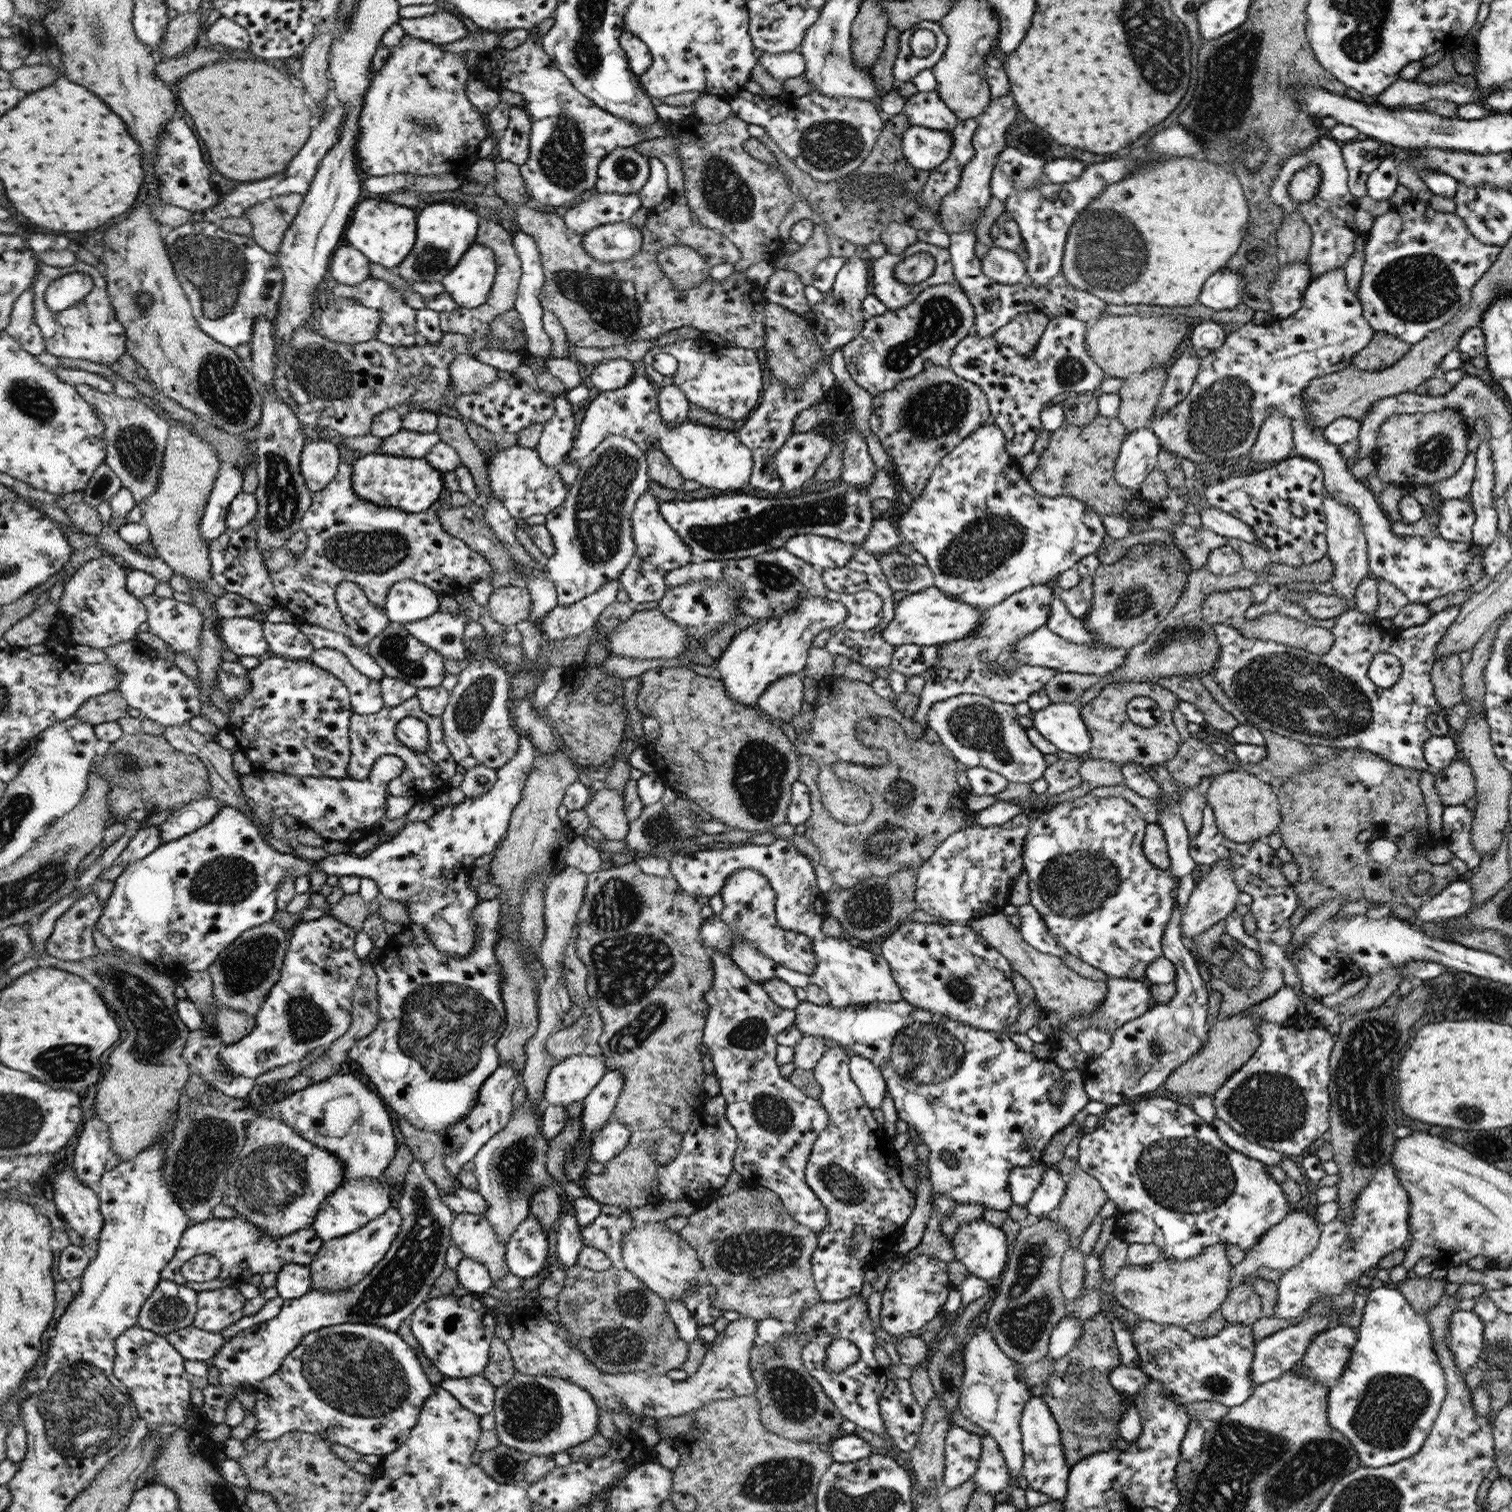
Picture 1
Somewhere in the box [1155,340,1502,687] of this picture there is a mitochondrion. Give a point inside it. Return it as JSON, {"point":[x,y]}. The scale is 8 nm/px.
{"point":[1218,424]}

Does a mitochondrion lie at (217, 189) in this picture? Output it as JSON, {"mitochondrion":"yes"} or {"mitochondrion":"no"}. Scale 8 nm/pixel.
{"mitochondrion":"no"}

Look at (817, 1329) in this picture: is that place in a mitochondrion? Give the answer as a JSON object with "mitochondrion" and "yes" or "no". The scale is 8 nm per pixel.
{"mitochondrion":"no"}

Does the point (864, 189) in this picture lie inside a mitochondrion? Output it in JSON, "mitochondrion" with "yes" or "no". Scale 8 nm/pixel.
{"mitochondrion":"yes"}

